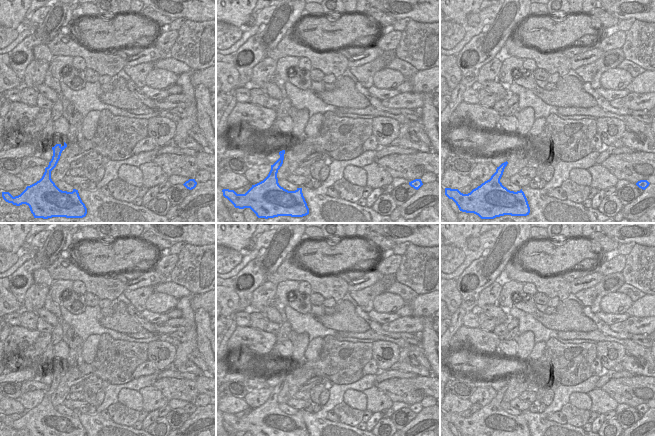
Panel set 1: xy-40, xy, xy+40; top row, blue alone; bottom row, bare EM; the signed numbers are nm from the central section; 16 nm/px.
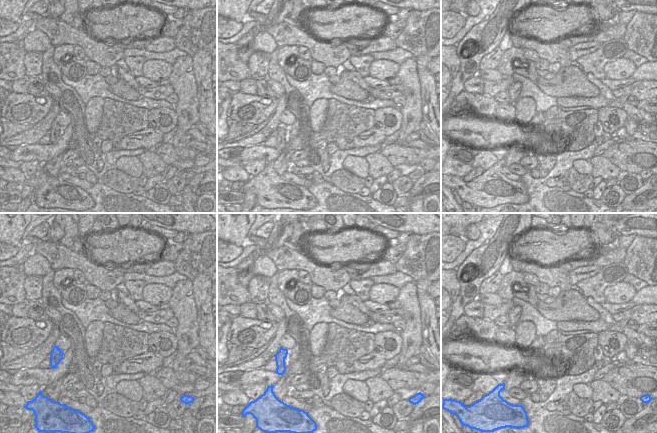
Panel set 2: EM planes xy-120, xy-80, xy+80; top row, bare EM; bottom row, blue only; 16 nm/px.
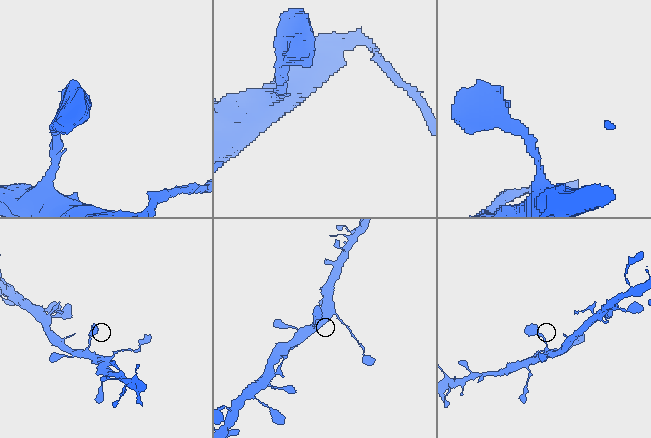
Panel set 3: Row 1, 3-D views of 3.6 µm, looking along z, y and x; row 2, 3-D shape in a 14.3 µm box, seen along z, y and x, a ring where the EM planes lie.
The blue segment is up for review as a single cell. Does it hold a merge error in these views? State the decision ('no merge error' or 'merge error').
no merge error

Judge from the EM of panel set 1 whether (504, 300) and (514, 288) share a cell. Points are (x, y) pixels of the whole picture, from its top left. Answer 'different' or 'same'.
same

